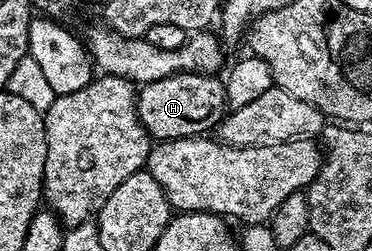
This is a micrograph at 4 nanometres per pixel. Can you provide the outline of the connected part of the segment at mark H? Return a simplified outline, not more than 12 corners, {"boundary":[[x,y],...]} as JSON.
{"boundary":[[175,72],[138,90],[154,140],[206,134],[226,114],[226,84]]}

